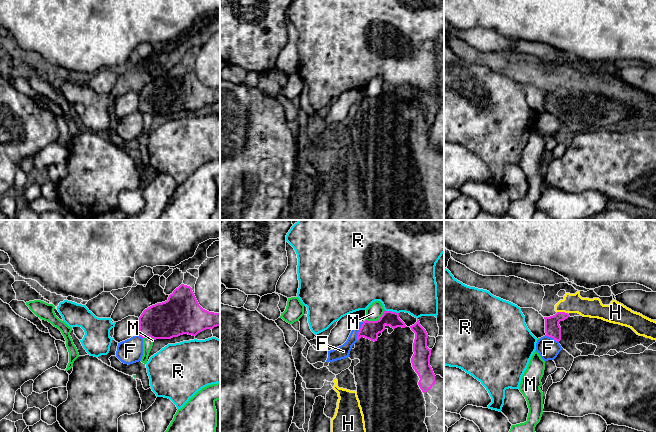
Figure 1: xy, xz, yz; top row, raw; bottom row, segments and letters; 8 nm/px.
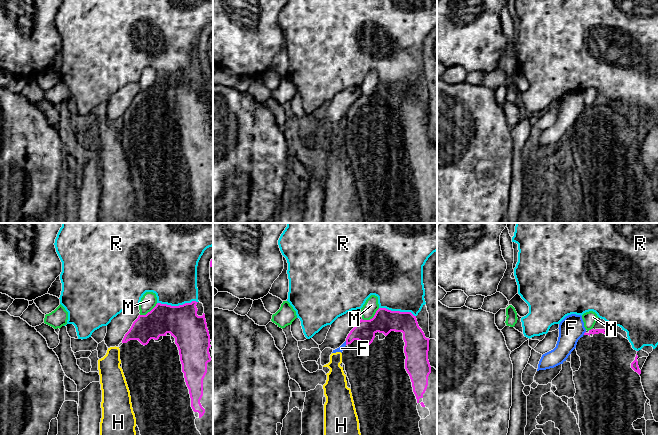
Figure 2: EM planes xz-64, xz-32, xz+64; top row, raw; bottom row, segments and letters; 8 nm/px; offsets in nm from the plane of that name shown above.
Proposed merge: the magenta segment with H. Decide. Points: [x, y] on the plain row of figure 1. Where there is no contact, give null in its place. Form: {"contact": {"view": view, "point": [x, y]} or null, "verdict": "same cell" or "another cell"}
{"contact": {"view": "yz", "point": [562, 88]}, "verdict": "another cell"}

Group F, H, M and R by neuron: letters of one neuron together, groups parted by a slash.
F / H / M / R

